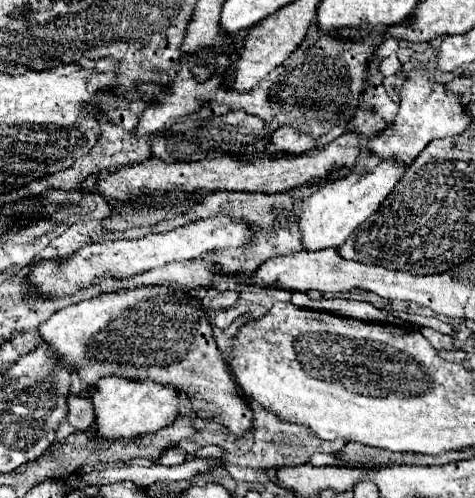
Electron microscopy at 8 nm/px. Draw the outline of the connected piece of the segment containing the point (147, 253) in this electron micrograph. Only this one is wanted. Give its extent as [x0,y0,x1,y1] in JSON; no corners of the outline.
[28,216,252,294]

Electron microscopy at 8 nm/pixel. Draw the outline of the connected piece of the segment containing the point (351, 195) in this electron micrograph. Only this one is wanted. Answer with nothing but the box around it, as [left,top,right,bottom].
[300,160,406,250]

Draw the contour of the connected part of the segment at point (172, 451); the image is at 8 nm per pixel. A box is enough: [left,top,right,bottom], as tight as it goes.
[158,446,186,466]

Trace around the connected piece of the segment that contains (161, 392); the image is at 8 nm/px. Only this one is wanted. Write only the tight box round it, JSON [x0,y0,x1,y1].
[92,376,180,438]

